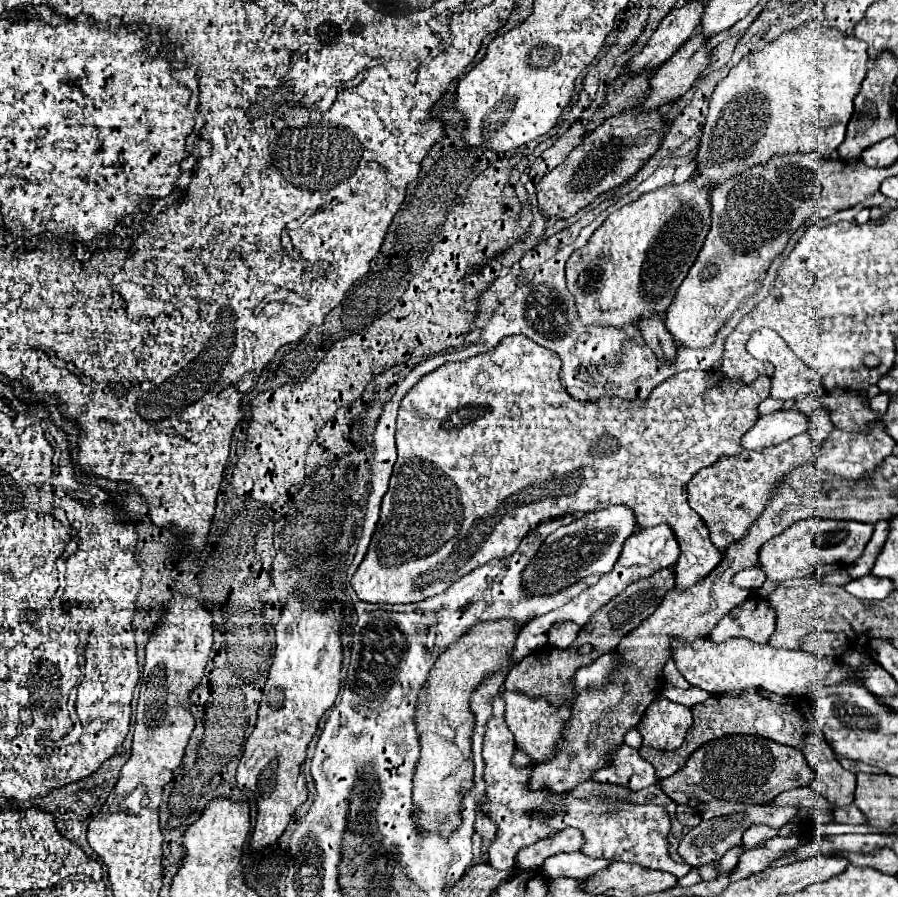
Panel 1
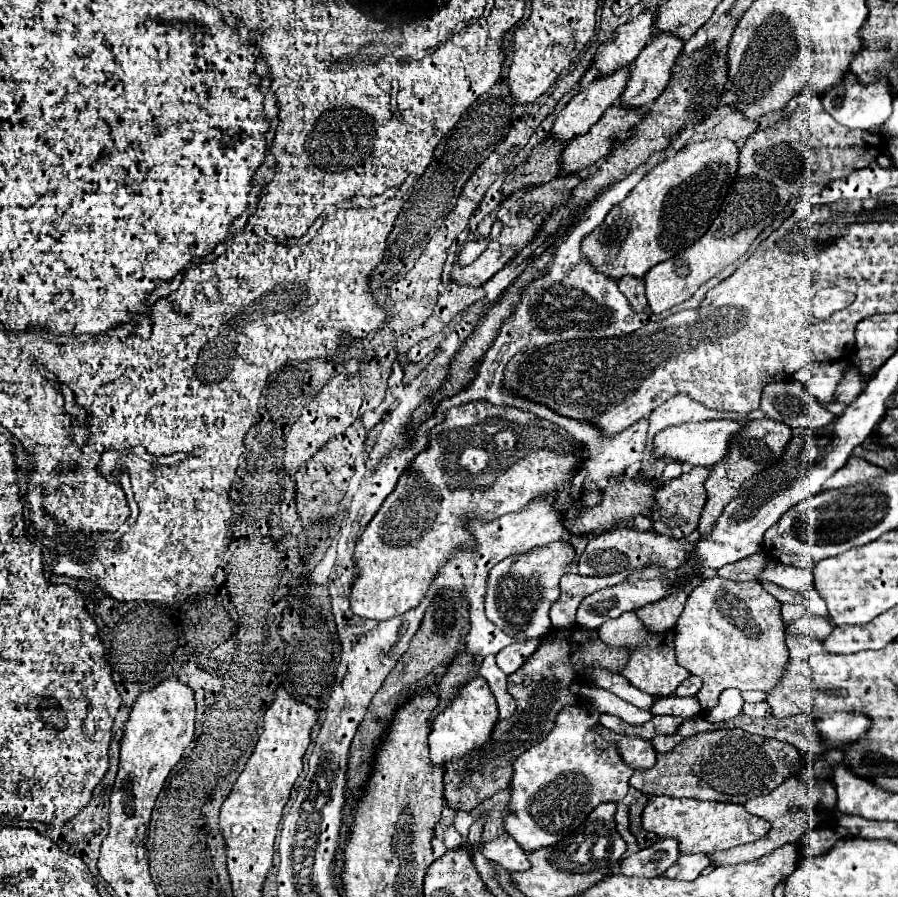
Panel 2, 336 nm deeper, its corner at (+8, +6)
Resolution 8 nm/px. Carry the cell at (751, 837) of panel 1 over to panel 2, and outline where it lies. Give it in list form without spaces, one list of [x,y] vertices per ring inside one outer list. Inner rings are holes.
[[[656,796],[644,808],[642,826],[660,838],[676,838],[680,842],[682,854],[696,852],[718,852],[728,850],[740,844],[754,842],[770,832],[770,824],[766,818],[752,816],[744,810],[742,804],[726,804],[726,802],[702,802],[692,798],[668,798]]]

